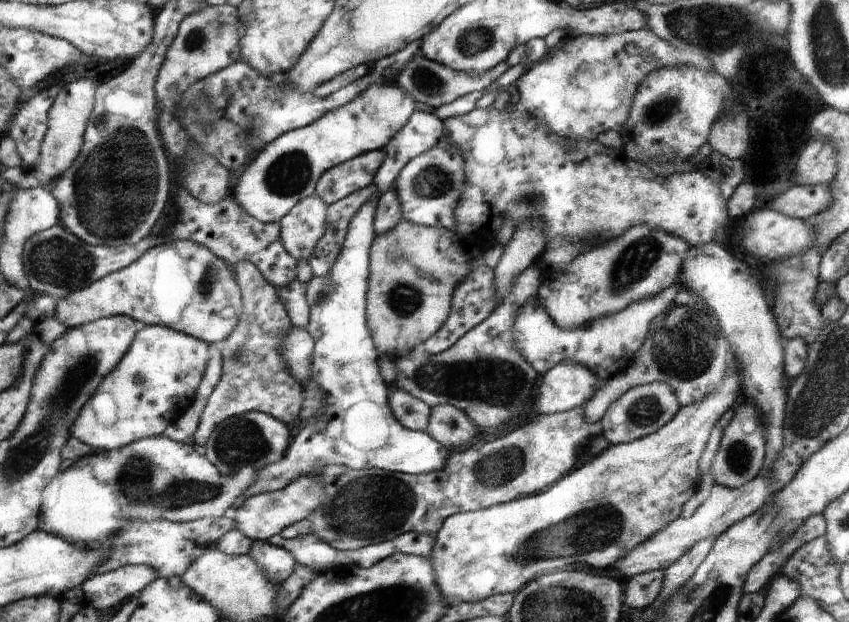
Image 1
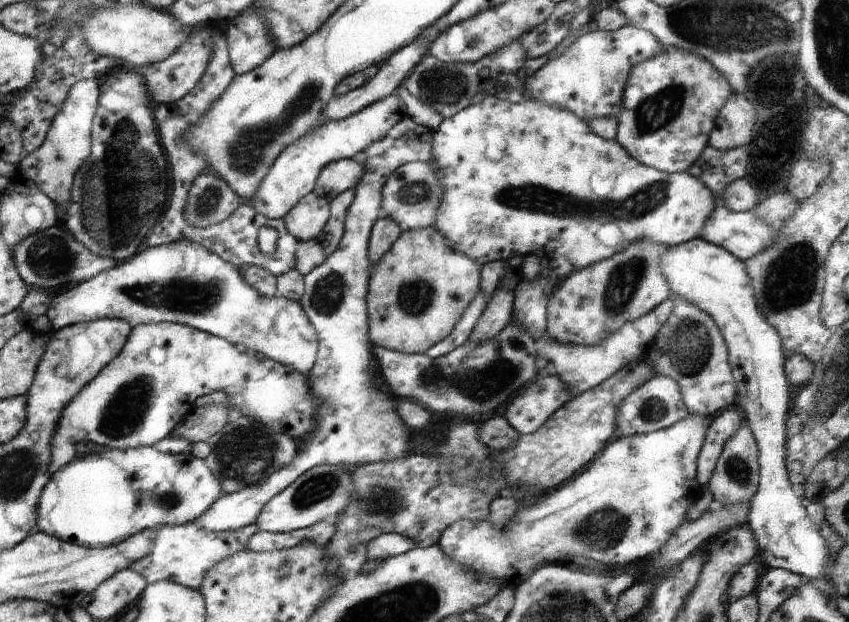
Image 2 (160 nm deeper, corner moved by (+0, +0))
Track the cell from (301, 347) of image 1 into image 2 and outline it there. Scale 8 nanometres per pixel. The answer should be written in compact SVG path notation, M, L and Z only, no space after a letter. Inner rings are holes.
M188 239L144 248L128 262L117 263L94 278L81 282L74 288L52 298L46 316L53 330L97 321L98 319L122 319L133 328L138 325L170 321L206 331L208 334L226 339L242 349L271 358L283 365L301 372L306 378L312 372L317 360L317 329L310 322L309 315L304 318L304 307L299 301L283 296L263 297L245 281L244 275L230 261L226 261L200 243Z

